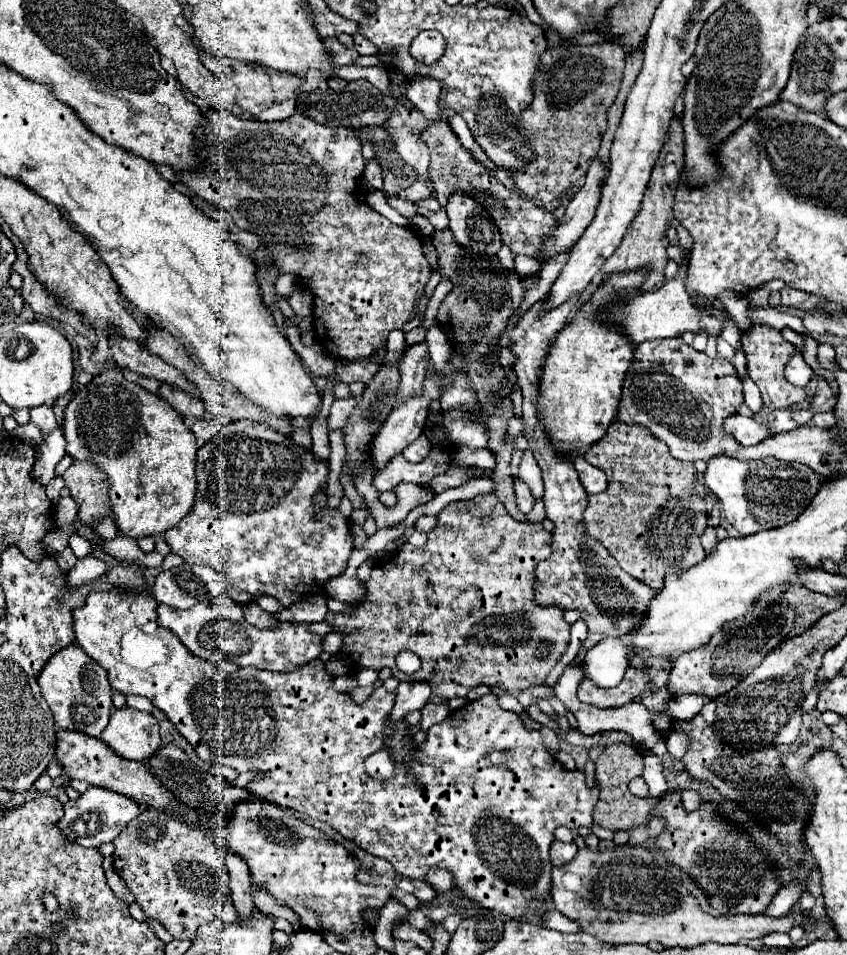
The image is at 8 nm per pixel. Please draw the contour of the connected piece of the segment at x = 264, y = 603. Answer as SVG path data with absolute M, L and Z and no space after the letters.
M268 595L258 597L258 599L256 599L256 603L258 603L264 611L270 611L270 613L278 613L278 611L282 609L280 601L278 601L278 599L274 599L274 597L268 597Z

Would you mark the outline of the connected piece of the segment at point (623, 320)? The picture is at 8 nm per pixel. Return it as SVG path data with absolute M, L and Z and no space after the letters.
M680 267L680 273L674 281L664 283L658 291L650 291L650 293L632 297L630 301L622 301L610 311L610 317L614 319L614 323L618 323L626 331L632 331L632 343L640 343L644 339L654 339L654 337L676 337L684 331L696 333L700 327L704 327L708 335L720 333L720 327L722 327L720 321L708 315L700 315L700 311L692 307L688 293L684 291L684 271L686 267Z

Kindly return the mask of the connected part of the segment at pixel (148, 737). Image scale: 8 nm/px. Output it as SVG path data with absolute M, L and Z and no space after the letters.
M128 705L122 709L114 707L110 711L110 723L102 731L100 739L120 757L144 761L160 747L158 721L152 713Z

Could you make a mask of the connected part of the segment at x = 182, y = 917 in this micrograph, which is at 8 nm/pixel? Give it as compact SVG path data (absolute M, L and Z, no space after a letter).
M154 807L144 809L136 819L128 823L126 829L112 841L114 849L114 869L124 879L126 887L134 893L136 903L142 907L146 917L160 921L174 939L194 939L196 929L212 921L218 913L220 903L228 897L228 867L218 853L216 845L204 835L200 825L186 823L182 817Z

